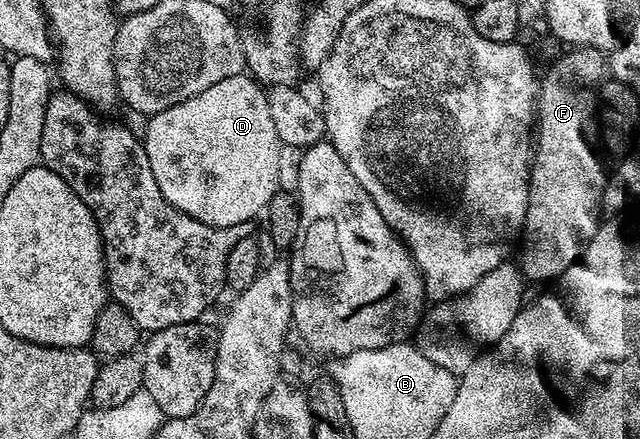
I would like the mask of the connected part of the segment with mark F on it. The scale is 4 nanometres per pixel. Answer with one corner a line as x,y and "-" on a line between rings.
550,81
544,87
542,96
542,134
540,149
530,163
528,179
528,207
524,217
520,260
518,267
525,279
532,282
548,282
559,279
560,275
579,262
584,247
601,229
602,203
604,187
608,184
608,172
604,170
604,162
596,155
596,150
588,138
588,129
592,126
592,118
598,114
598,98
595,93
583,89
578,84
574,88
563,87
559,82

